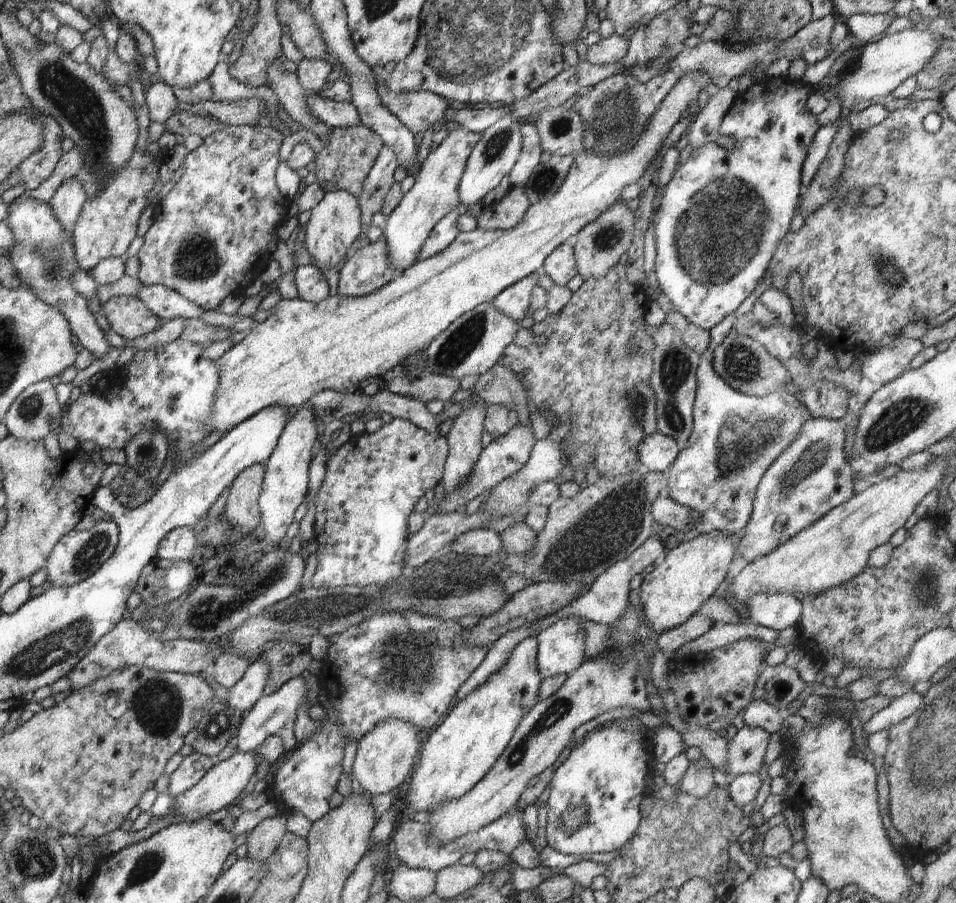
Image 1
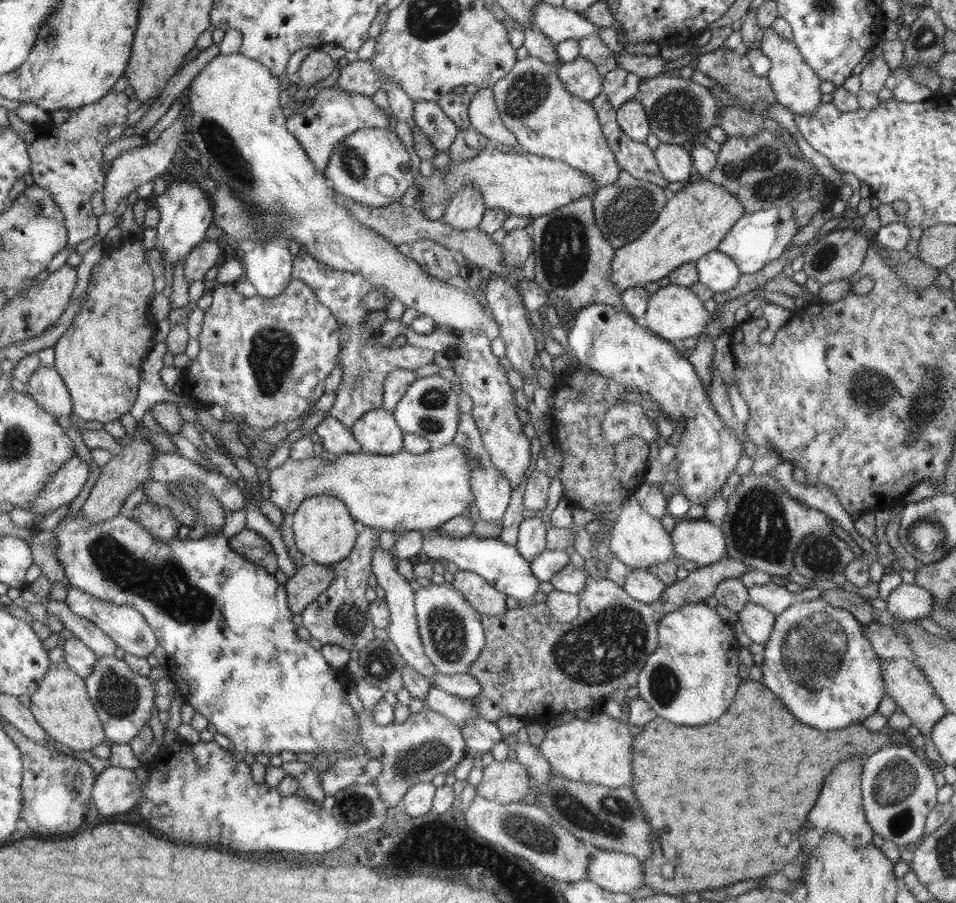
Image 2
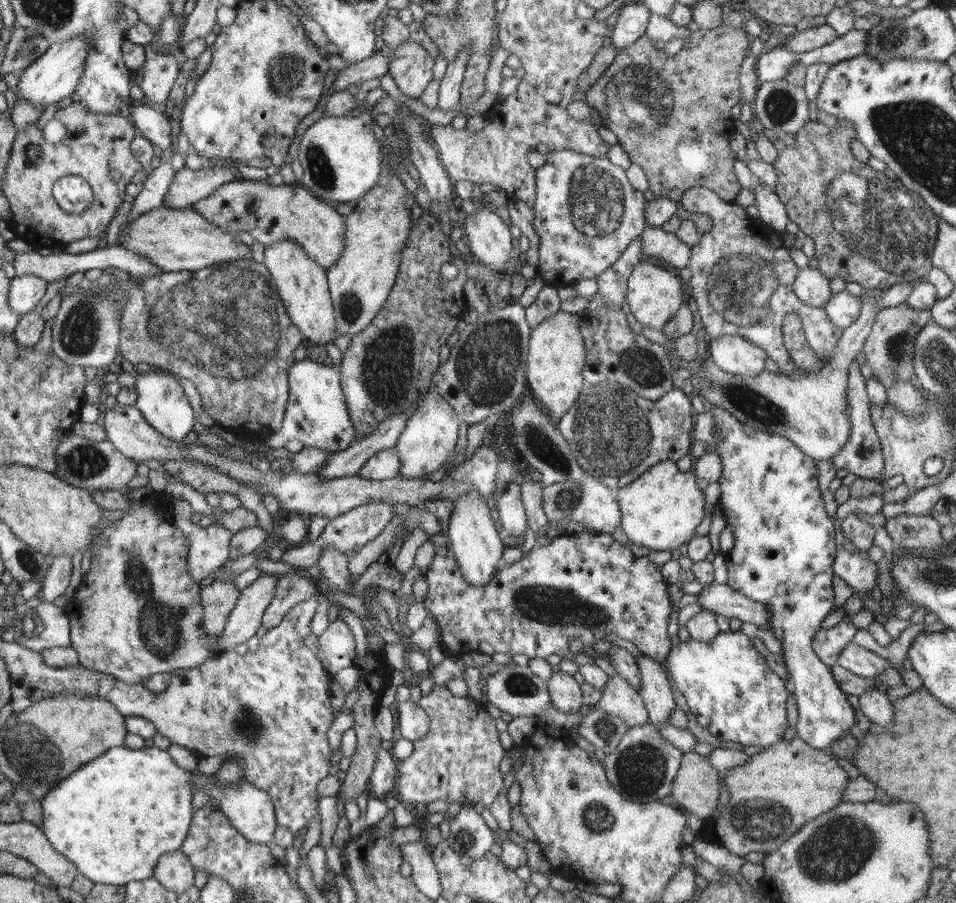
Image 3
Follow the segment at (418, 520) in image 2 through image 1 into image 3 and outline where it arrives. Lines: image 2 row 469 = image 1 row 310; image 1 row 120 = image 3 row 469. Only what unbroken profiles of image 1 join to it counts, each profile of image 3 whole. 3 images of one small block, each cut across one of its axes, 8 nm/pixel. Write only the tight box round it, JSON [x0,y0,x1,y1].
[615,460,706,551]

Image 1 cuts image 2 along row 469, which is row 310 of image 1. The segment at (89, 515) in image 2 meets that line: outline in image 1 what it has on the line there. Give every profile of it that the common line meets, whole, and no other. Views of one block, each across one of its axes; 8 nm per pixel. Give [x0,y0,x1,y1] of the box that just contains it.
[102,296,161,340]

